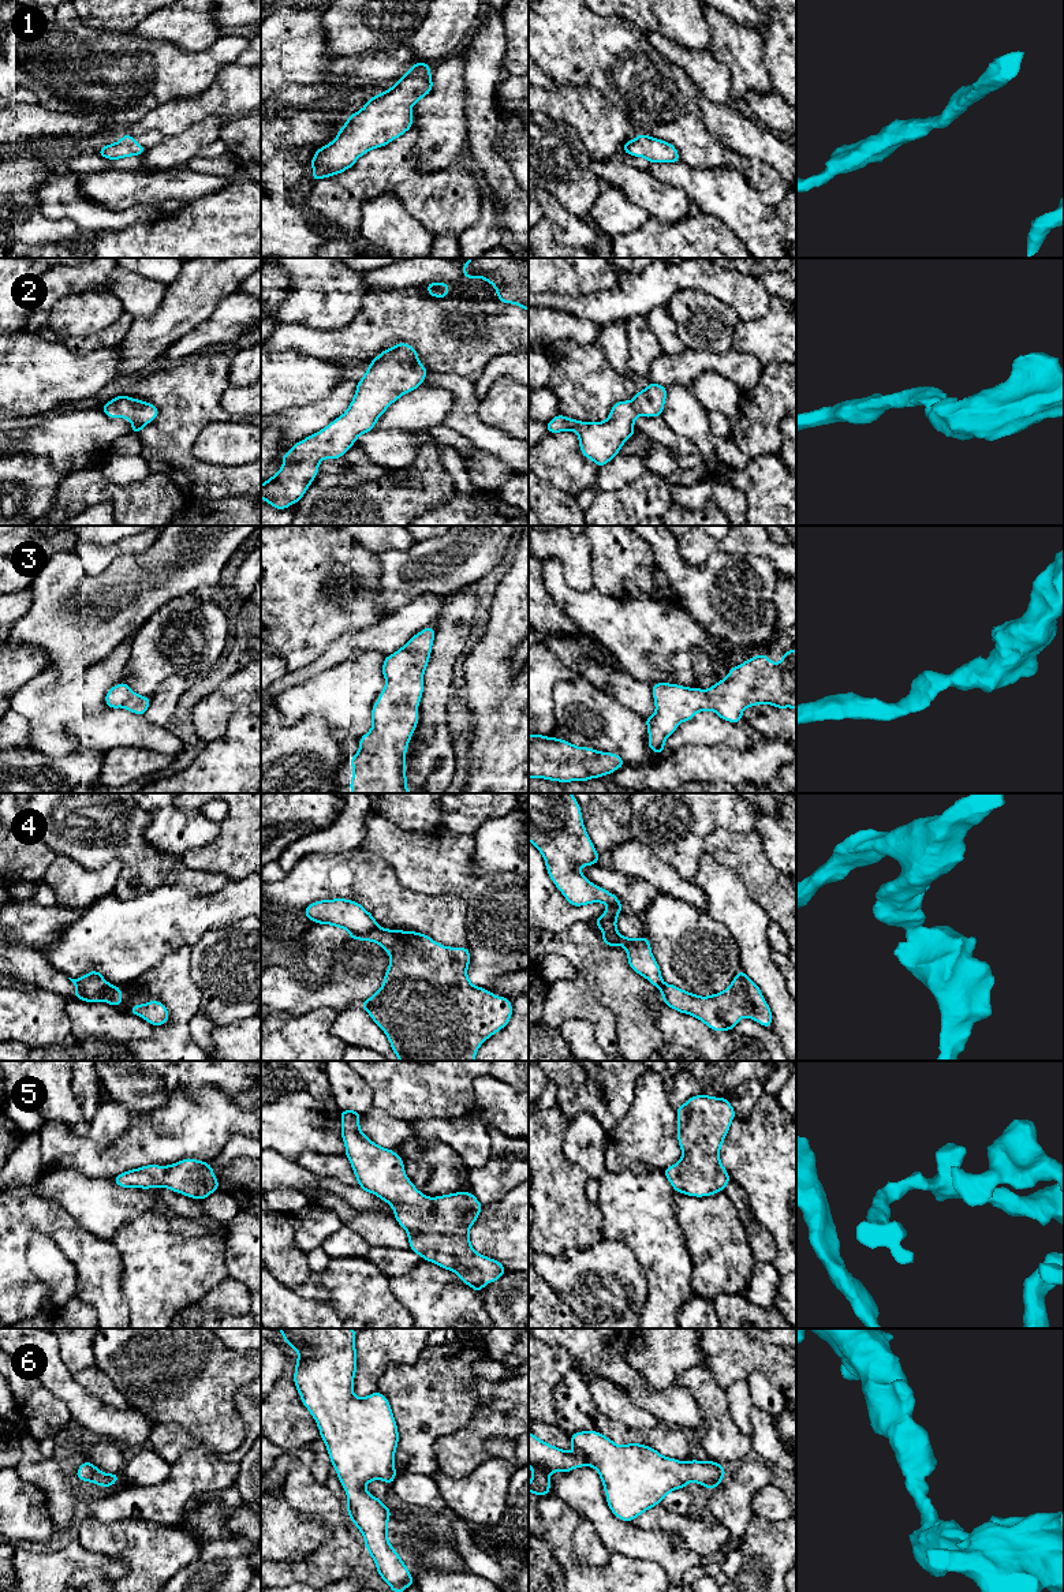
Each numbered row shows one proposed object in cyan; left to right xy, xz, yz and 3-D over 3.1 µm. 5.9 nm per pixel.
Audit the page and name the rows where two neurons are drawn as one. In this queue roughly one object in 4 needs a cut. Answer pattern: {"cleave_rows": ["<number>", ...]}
{"cleave_rows": ["4"]}

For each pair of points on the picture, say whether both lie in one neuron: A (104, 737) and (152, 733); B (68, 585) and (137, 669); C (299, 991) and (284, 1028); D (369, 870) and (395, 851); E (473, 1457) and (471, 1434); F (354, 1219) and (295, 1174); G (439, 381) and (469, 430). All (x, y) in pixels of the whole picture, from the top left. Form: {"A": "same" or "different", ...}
{"A": "same", "B": "different", "C": "different", "D": "different", "E": "same", "F": "different", "G": "same"}

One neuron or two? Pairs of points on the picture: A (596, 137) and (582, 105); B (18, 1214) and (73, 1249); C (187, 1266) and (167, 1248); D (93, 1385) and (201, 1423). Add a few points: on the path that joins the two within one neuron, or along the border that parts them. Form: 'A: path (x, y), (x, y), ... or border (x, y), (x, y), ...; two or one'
A: path (596, 129), (596, 120), (589, 114); one
B: border (81, 1226), (60, 1229), (51, 1236); two
C: path (182, 1263), (172, 1254); one
D: border (103, 1371), (130, 1405); two

